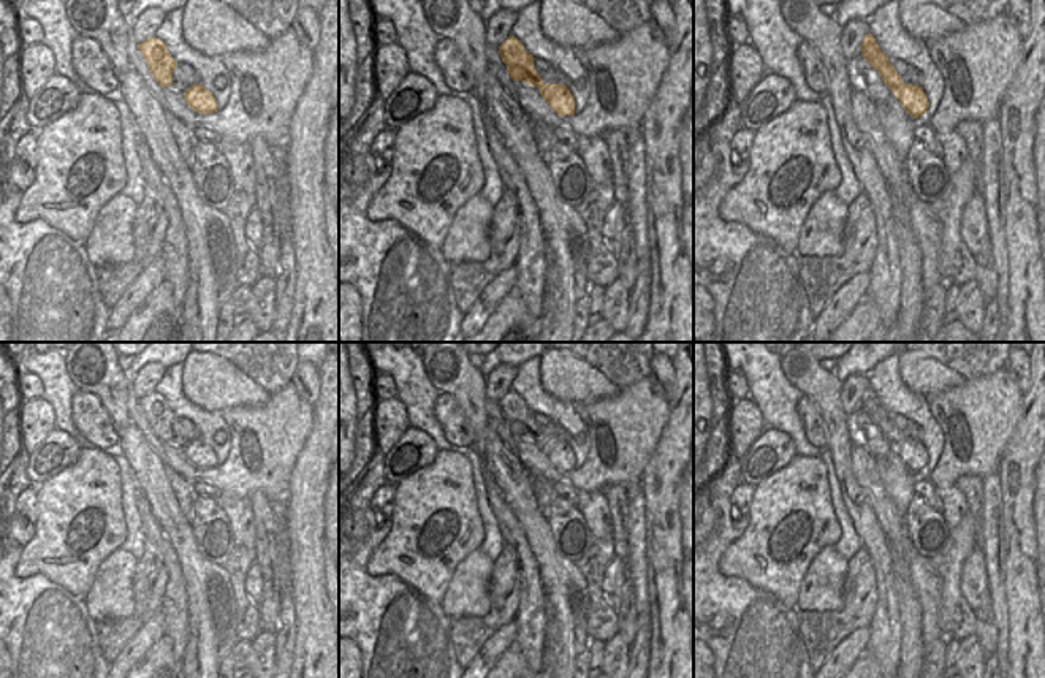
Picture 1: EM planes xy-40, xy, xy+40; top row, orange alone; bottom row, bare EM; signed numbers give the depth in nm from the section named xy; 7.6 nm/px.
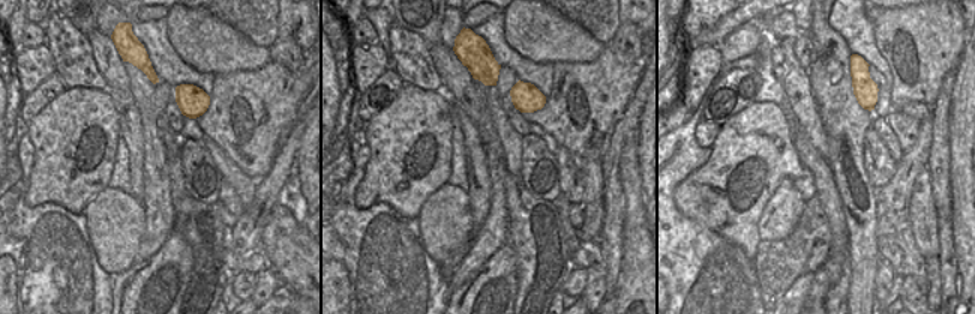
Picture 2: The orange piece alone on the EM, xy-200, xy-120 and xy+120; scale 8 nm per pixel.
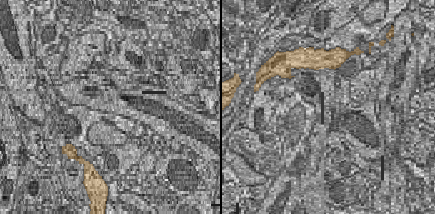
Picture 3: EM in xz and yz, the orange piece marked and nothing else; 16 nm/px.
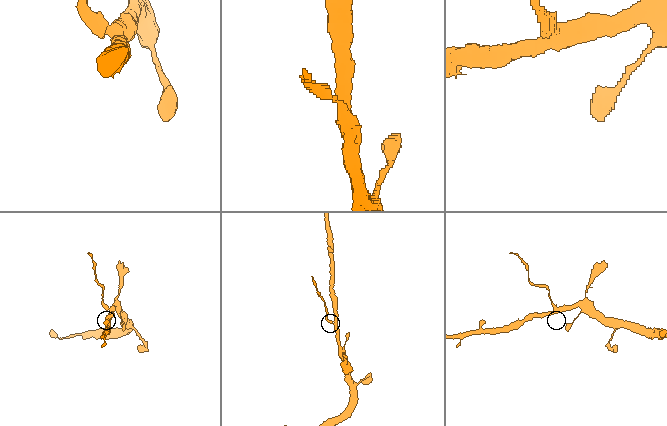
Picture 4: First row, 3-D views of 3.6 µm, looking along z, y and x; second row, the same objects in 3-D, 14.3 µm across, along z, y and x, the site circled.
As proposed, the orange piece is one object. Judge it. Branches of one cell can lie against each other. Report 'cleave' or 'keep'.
cleave

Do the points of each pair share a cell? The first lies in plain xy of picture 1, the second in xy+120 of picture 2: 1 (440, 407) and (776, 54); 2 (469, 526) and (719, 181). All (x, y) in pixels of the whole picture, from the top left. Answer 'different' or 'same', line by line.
1: same
2: same

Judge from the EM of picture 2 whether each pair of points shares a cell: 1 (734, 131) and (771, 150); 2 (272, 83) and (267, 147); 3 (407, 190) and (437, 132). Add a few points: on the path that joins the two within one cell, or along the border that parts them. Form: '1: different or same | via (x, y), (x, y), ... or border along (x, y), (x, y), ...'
1: same | via (743, 140), (753, 150), (762, 150)
2: same | via (270, 99), (267, 131)
3: same | via (408, 175), (422, 146)

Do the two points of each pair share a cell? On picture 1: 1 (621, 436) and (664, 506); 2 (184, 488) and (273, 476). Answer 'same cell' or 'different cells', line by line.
1: different cells
2: different cells

